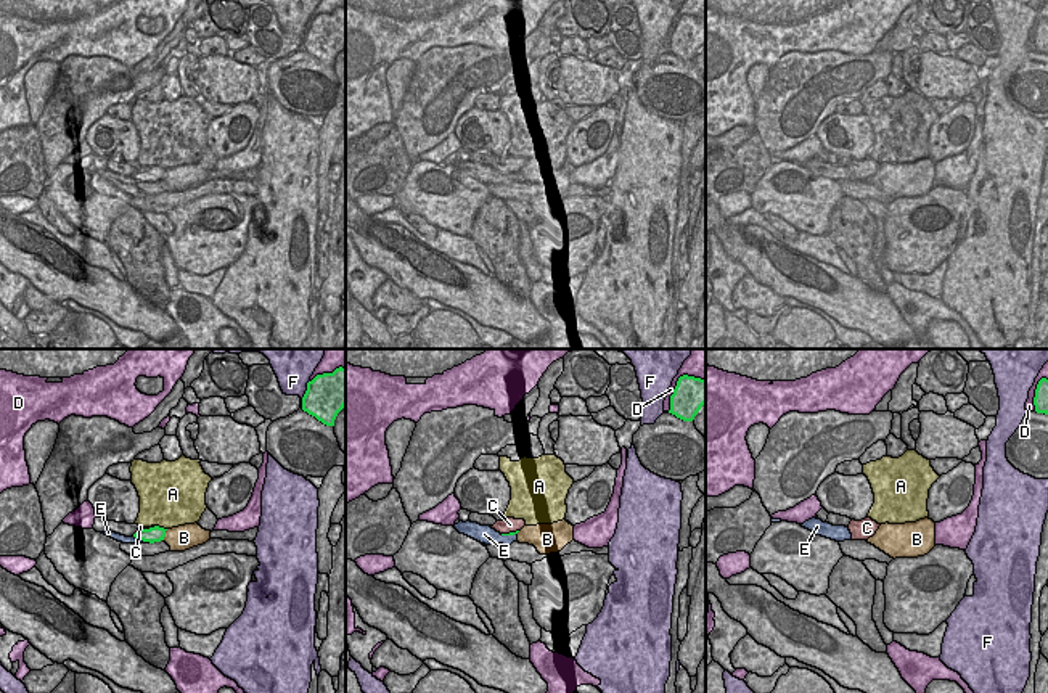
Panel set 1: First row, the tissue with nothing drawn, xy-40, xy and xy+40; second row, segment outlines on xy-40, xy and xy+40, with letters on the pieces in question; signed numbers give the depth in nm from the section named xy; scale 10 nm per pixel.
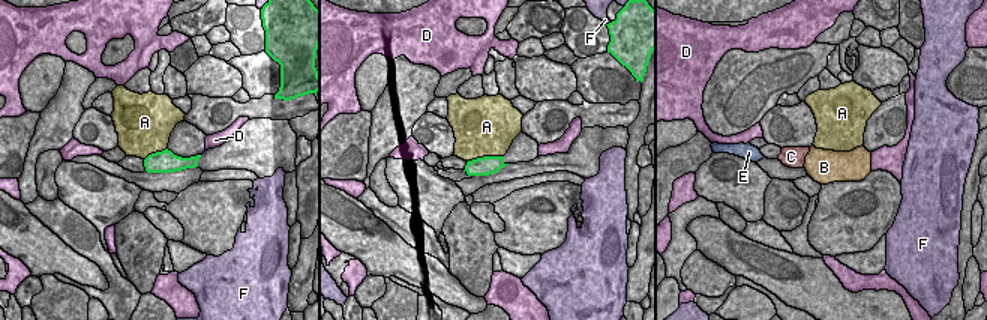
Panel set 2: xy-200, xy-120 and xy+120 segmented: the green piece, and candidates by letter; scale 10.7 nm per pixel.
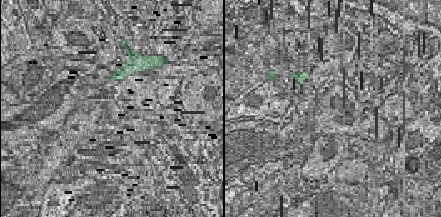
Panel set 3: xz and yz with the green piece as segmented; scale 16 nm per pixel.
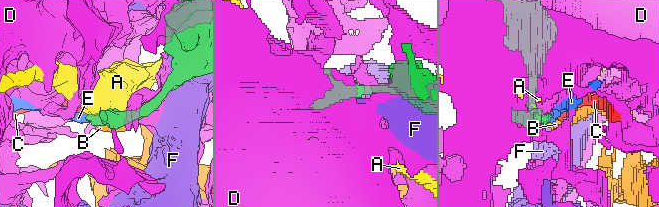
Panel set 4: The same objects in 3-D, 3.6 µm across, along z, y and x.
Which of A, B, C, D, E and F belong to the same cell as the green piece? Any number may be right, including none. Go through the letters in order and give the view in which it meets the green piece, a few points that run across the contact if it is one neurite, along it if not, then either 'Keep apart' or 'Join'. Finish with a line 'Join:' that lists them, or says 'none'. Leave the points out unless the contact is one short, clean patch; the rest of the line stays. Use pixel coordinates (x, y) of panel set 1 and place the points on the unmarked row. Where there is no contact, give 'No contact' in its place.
A: Touches green in xy-40. Line: xy-40 (155, 164), (166, 169). Keep apart
B: Touches green in xy-40. Line: xy-40 (167, 169), (163, 179). Keep apart
C: Touches green in xy. Line: xy (516, 171), (510, 172), (510, 164). Join
D: Touches green in xy+40. Keep apart
E: Touches green in xy-40. Keep apart
F: Touches green in xy-40. Keep apart
Join: C

